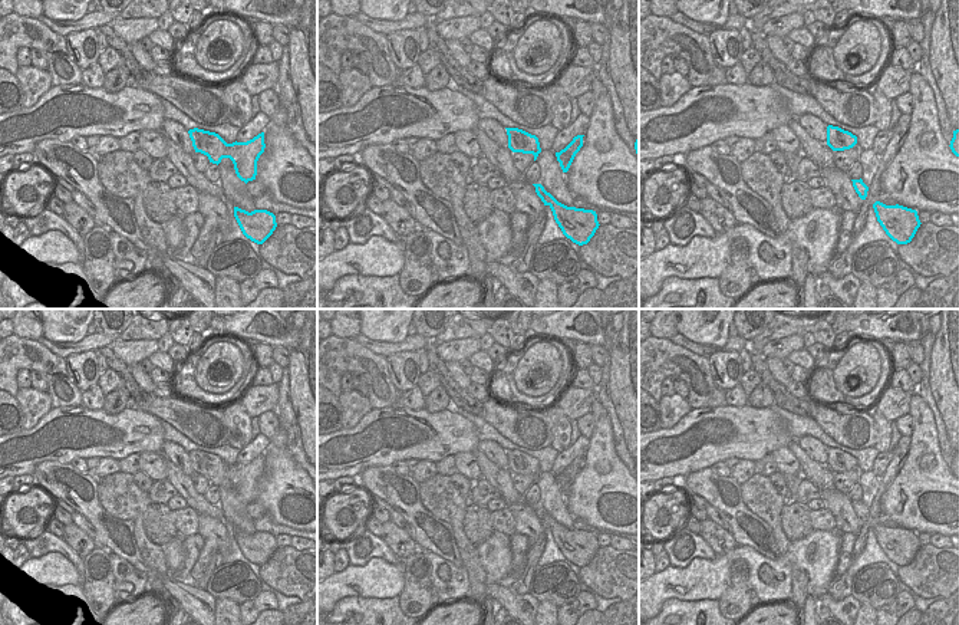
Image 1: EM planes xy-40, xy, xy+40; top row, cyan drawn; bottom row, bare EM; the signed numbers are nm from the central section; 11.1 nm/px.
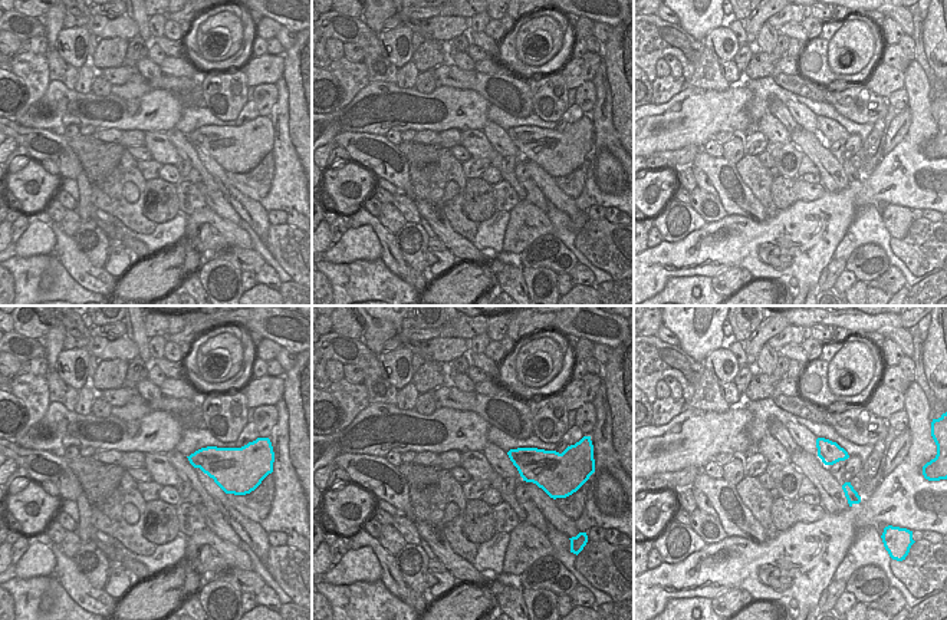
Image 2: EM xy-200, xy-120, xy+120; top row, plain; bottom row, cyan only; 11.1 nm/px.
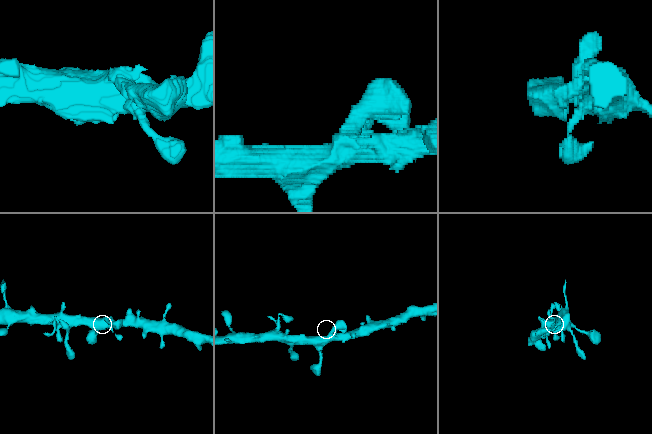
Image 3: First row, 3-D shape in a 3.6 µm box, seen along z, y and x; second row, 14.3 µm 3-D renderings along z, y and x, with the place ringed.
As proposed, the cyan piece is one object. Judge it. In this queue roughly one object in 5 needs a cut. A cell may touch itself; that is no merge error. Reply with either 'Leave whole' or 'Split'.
Leave whole.

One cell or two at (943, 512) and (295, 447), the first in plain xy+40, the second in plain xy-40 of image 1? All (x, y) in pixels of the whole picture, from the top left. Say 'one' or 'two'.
two

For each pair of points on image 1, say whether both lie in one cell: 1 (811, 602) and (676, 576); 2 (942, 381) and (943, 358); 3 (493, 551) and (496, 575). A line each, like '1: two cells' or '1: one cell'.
1: two cells
2: one cell
3: one cell

